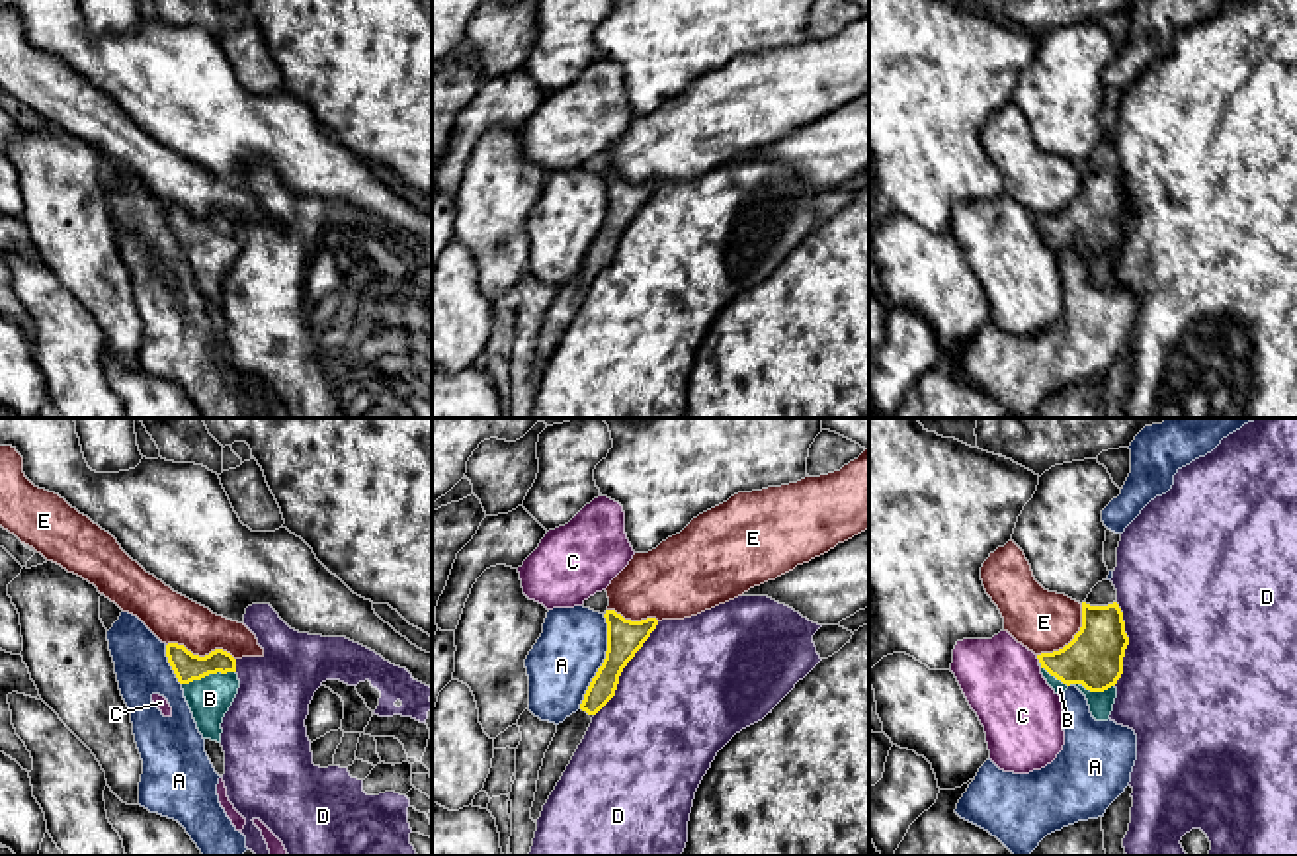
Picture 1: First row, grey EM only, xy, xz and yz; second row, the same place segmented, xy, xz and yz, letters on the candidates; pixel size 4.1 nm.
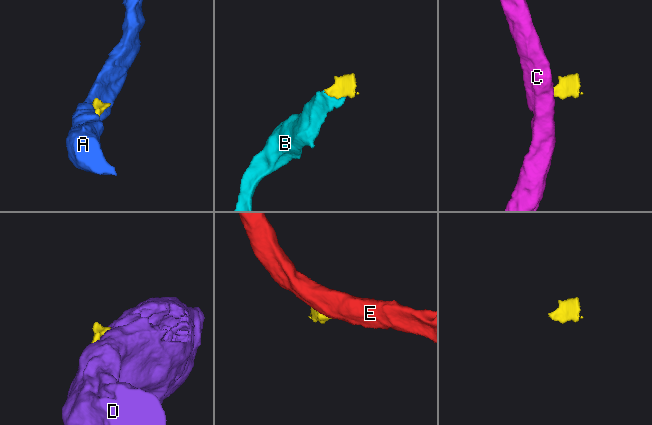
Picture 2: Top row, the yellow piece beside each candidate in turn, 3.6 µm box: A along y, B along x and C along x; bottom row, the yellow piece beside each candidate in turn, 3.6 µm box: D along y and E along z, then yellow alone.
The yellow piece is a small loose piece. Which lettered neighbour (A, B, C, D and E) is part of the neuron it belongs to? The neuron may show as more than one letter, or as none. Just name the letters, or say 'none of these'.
B

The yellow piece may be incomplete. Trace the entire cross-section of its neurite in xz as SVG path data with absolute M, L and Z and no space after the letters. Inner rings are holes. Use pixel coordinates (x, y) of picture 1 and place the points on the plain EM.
M606 172L604 180L607 186L606 221L592 240L580 272L557 287L557 295L539 332L535 364L531 369L531 381L535 385L541 379L543 367L547 365L557 344L570 326L578 307L582 305L592 279L615 258L623 231L658 188L656 180L631 184L615 172Z

